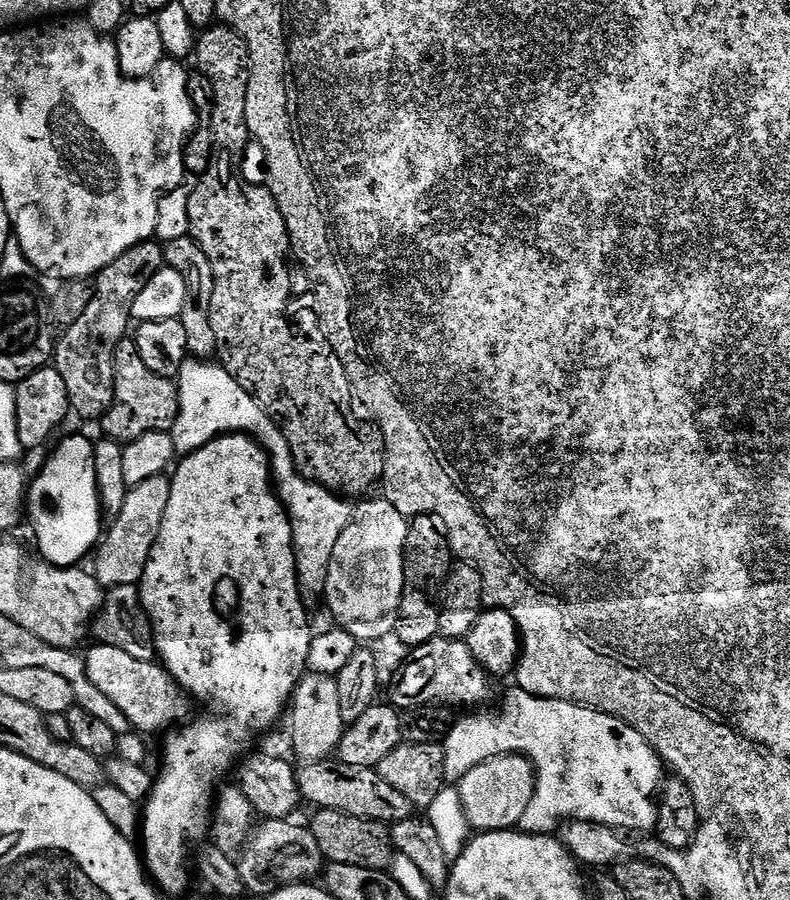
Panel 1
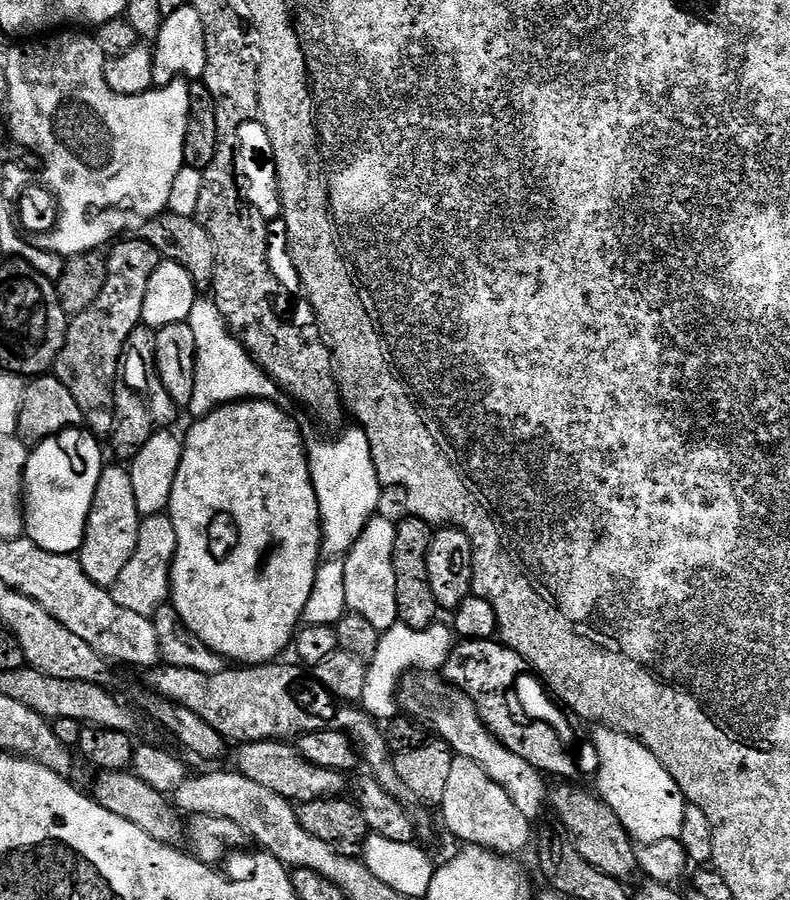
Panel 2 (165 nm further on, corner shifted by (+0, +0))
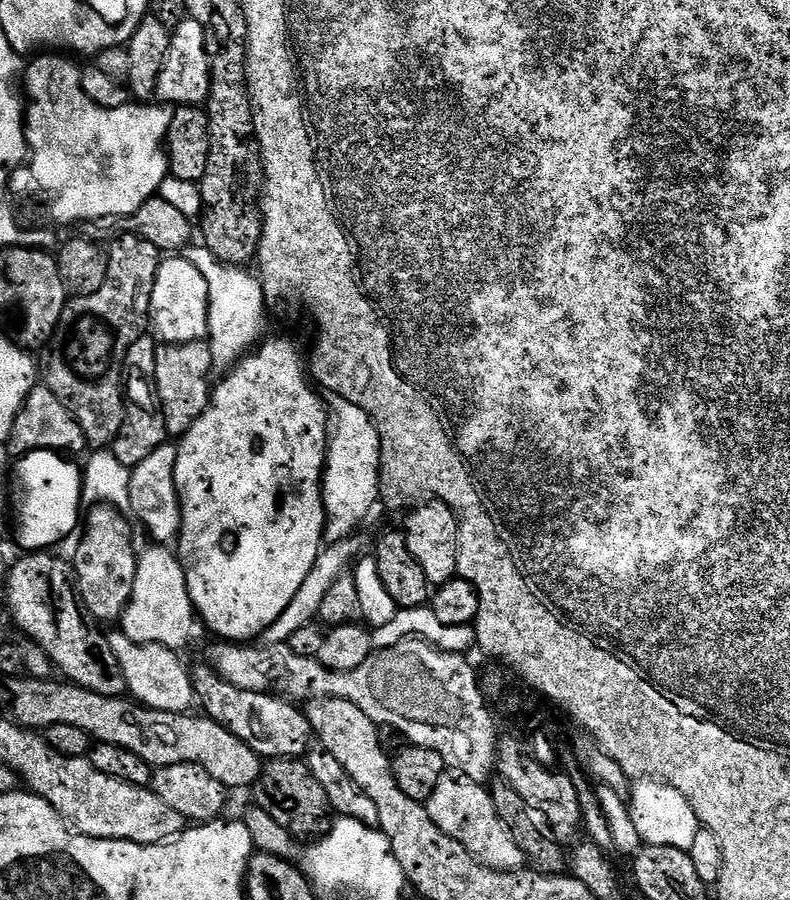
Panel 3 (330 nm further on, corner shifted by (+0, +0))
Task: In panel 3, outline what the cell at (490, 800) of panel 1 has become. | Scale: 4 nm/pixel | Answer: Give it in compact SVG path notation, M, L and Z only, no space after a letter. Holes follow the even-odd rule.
M445 778L438 782L434 794L426 802L430 818L450 838L462 842L466 850L480 863L488 868L502 872L520 870L526 861L518 842L510 834L510 830L498 818L498 810L492 801L492 793L487 787L471 783L463 778Z

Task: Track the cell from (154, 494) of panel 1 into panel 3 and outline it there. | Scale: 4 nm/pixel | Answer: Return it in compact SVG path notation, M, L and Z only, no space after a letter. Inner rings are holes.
M152 546L139 553L132 600L124 607L119 627L139 644L157 644L173 650L181 650L192 636L194 609L186 586L184 565L177 553L168 546Z

